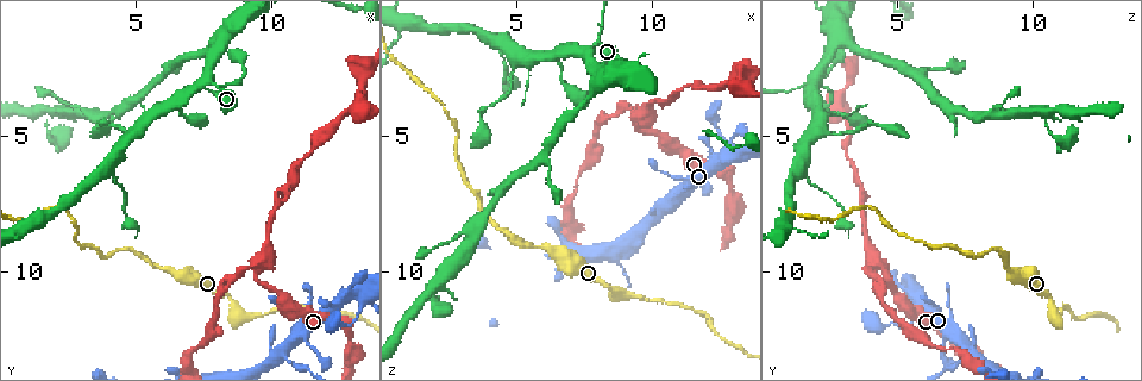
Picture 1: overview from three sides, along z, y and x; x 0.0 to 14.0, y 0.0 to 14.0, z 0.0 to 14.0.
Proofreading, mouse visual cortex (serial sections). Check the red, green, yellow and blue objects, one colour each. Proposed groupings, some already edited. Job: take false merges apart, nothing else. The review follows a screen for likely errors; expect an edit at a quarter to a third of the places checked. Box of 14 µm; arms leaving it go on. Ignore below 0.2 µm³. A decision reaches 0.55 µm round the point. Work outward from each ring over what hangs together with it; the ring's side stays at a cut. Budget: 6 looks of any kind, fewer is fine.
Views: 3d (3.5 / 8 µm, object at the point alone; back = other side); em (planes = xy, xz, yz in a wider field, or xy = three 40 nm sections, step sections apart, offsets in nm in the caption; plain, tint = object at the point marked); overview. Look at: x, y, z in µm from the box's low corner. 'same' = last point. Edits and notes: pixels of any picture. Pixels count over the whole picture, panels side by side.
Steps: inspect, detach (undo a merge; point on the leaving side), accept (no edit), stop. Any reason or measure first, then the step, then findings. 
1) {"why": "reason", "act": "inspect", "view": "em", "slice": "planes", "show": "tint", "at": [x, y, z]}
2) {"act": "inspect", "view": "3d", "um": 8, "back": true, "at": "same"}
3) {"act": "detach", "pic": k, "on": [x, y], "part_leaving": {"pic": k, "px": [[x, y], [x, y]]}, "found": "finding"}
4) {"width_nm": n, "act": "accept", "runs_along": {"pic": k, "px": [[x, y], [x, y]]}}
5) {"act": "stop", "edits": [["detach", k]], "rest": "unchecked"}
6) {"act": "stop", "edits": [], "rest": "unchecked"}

{"why": "abrupt turn", "act": "inspect", "view": "3d", "um": 8, "at": [7.5, 2.9, 2.0]}

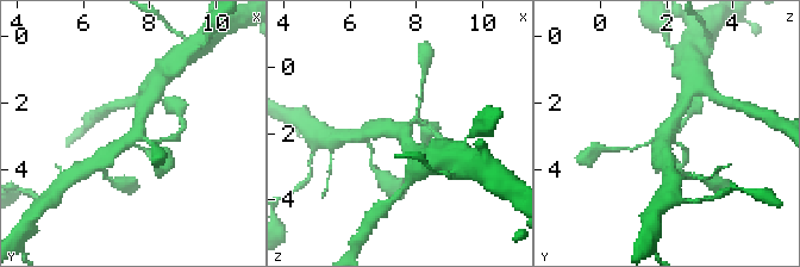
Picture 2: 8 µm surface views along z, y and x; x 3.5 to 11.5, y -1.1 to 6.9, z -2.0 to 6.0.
{"act": "inspect", "view": "3d", "um": 3.5, "at": [7.4, 3.1, 2.1]}

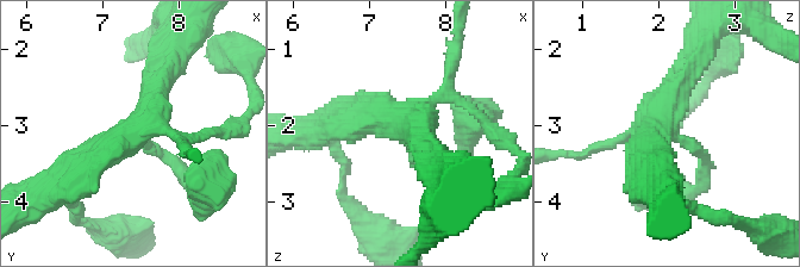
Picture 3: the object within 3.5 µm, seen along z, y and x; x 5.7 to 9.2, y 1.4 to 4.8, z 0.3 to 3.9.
{"arms": 4, "arm_widths_nm": [150, 150, 350, 400], "why": "now the EM", "act": "inspect", "view": "em", "slice": "xy", "step": 1, "show": "tint", "at": [7.50, 3.00, 2.05]}

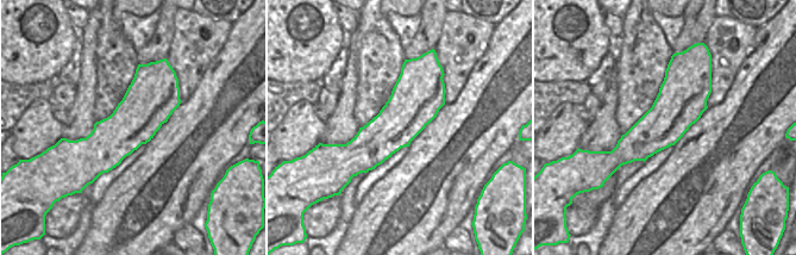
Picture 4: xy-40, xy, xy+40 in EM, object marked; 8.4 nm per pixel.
{"act": "accept", "found": "all the same cell"}

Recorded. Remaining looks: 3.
{"why": "abrupt turn", "act": "inspect", "view": "3d", "um": 3.5, "at": [9.5, 9.7, 4.3]}

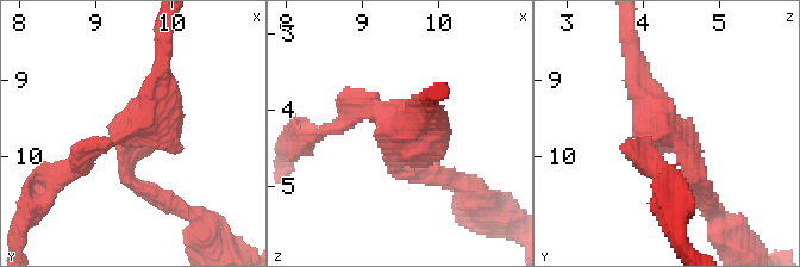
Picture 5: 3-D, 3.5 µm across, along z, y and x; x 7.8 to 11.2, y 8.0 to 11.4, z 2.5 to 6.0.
{"why": "shape alone is not enough", "act": "inspect", "view": "em", "slice": "planes", "show": "tint", "at": [9.50, 9.70, 4.40]}

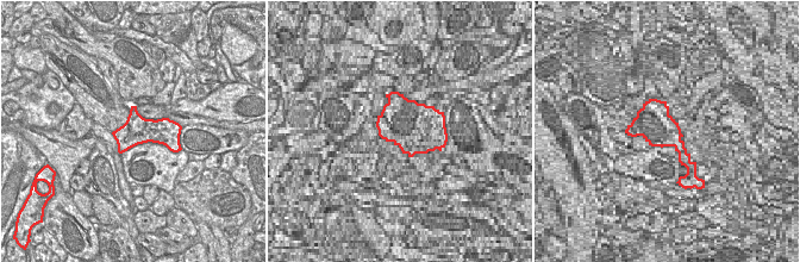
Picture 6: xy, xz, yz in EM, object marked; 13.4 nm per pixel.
{"act": "accept", "runs_along": {"pic": 5, "px": [[702, 190], [636, 73]]}, "found": "continuous, no second cell"}

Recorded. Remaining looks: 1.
{"why": "arms part here", "act": "inspect", "view": "3d", "um": 3.5, "back": true, "at": [4.9, 4.8, 2.0]}

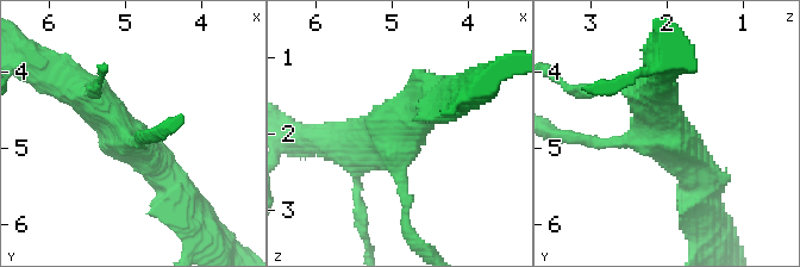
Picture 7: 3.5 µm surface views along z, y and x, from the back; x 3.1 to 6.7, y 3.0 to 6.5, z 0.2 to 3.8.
{"arms": 3, "arm_widths_nm": [150, 450, 450], "act": "accept", "runs_along": {"pic": 7, "px": [[62, 84], [76, 87], [175, 190]]}, "found": "one cell here"}

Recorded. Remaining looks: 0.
{"act": "stop", "edits": [], "rest": "unchecked"}

